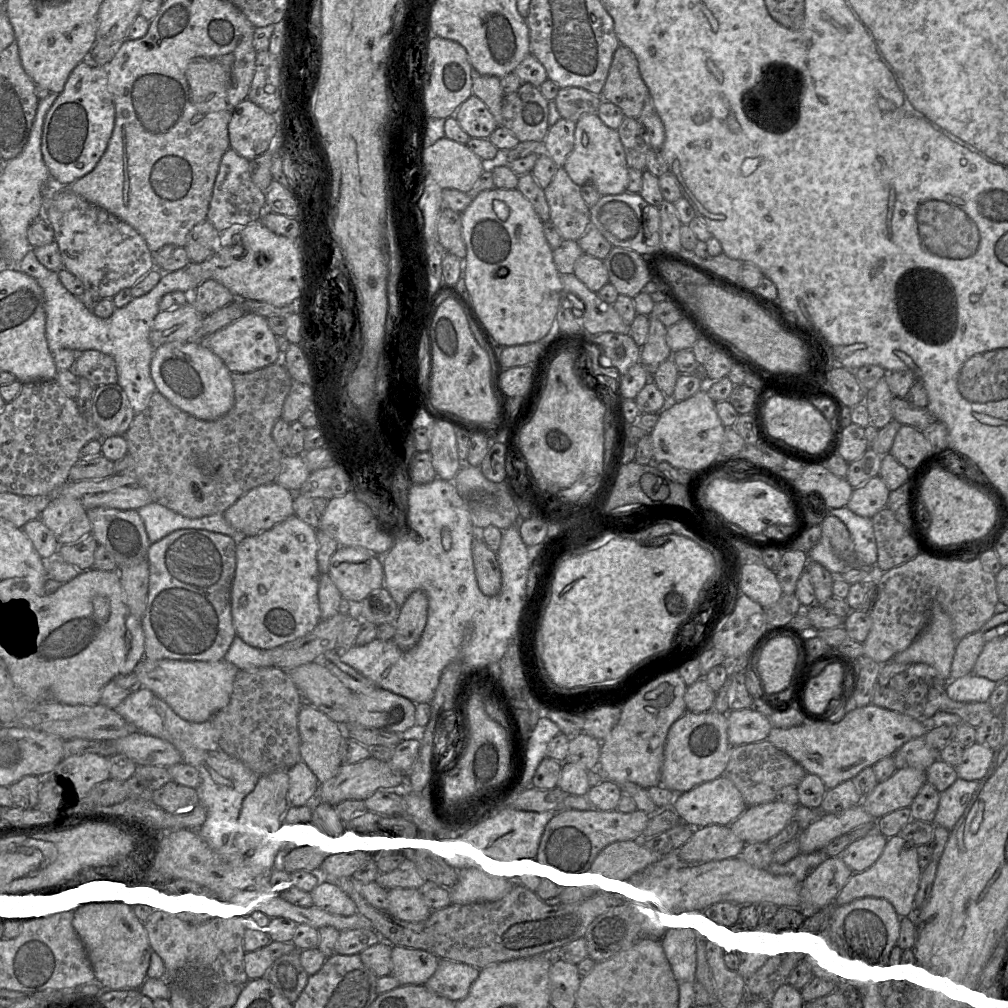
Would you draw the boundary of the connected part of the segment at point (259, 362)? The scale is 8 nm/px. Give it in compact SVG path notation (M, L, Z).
M246 313L242 318L205 337L202 342L222 359L231 372L248 373L280 361L276 335L270 329L267 317Z

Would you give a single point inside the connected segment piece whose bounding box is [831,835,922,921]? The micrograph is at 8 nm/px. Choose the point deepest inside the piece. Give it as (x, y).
(895, 876)

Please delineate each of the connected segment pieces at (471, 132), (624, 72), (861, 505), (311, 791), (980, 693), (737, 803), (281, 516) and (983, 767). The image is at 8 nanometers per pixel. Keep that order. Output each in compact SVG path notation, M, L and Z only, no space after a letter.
M475 95L464 101L453 116L471 138L489 138L497 128L487 105Z
M619 45L613 55L600 95L602 101L615 104L626 117L640 119L655 111L635 55L622 45Z
M877 475L861 486L853 488L846 507L859 516L872 518L887 506L889 494L886 483Z
M299 761L288 769L287 798L290 807L301 807L317 801L319 782L308 766Z
M970 673L958 679L950 680L945 691L952 701L988 702L998 683Z
M723 776L702 783L689 791L676 794L672 803L672 809L680 819L693 828L703 828L709 825L729 826L746 808L747 805L739 790L732 781Z
M277 482L243 494L222 514L241 537L259 534L294 515L294 492Z
M978 743L965 748L961 762L955 767L958 778L980 781L988 772L994 750Z

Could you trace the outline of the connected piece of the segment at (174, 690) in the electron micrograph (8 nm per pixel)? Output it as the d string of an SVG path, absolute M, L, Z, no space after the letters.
M143 657L133 672L139 679L141 688L152 691L179 717L188 722L203 723L211 720L216 712L229 704L238 671L235 665L226 660L216 662L149 660Z

